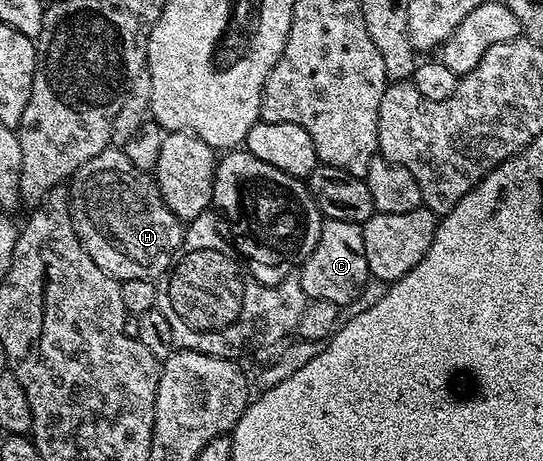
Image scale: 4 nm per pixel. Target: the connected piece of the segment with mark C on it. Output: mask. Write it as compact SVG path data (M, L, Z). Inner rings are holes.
M341 219L324 220L317 247L313 247L301 266L299 282L307 298L312 301L328 301L337 306L348 305L350 301L357 299L357 295L369 281L362 229L362 225Z

